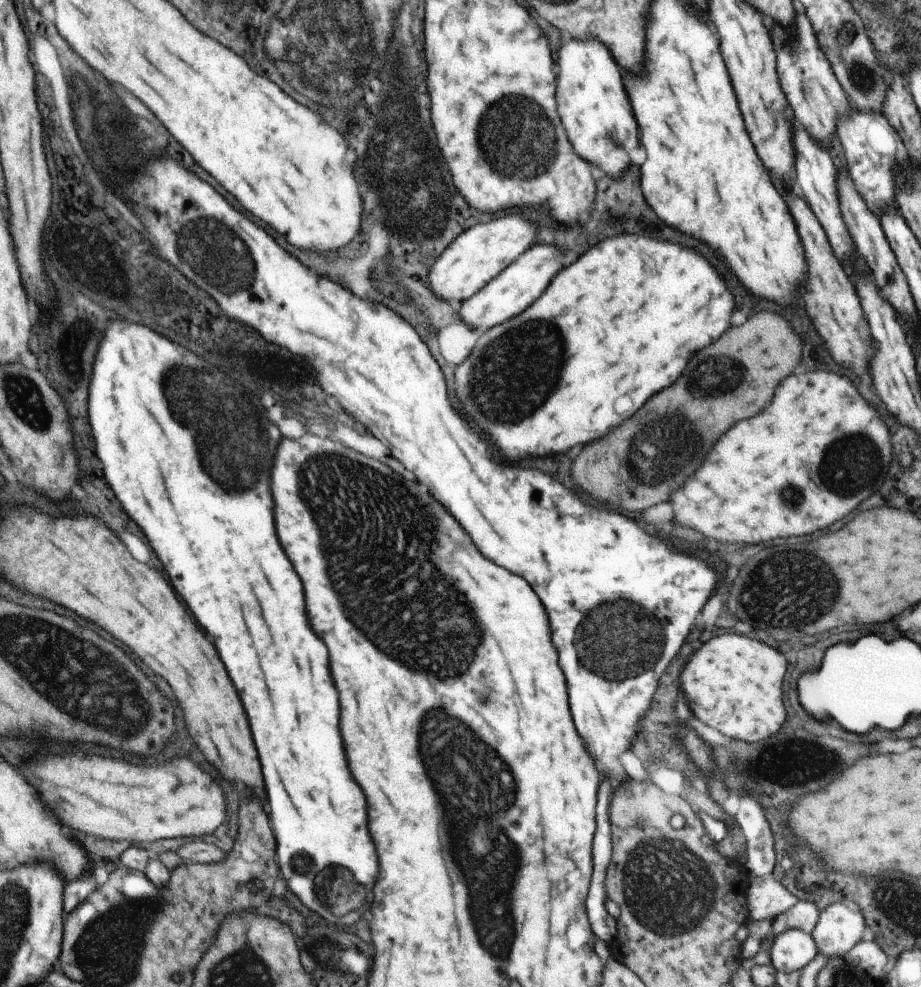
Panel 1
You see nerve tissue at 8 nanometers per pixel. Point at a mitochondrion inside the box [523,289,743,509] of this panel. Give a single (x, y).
(665, 445)

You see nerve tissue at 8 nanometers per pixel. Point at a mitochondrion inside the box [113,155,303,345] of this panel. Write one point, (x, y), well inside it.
(212, 251)

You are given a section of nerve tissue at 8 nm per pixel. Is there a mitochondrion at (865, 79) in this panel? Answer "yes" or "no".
yes

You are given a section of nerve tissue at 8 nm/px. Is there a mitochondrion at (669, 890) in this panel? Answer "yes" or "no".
yes

